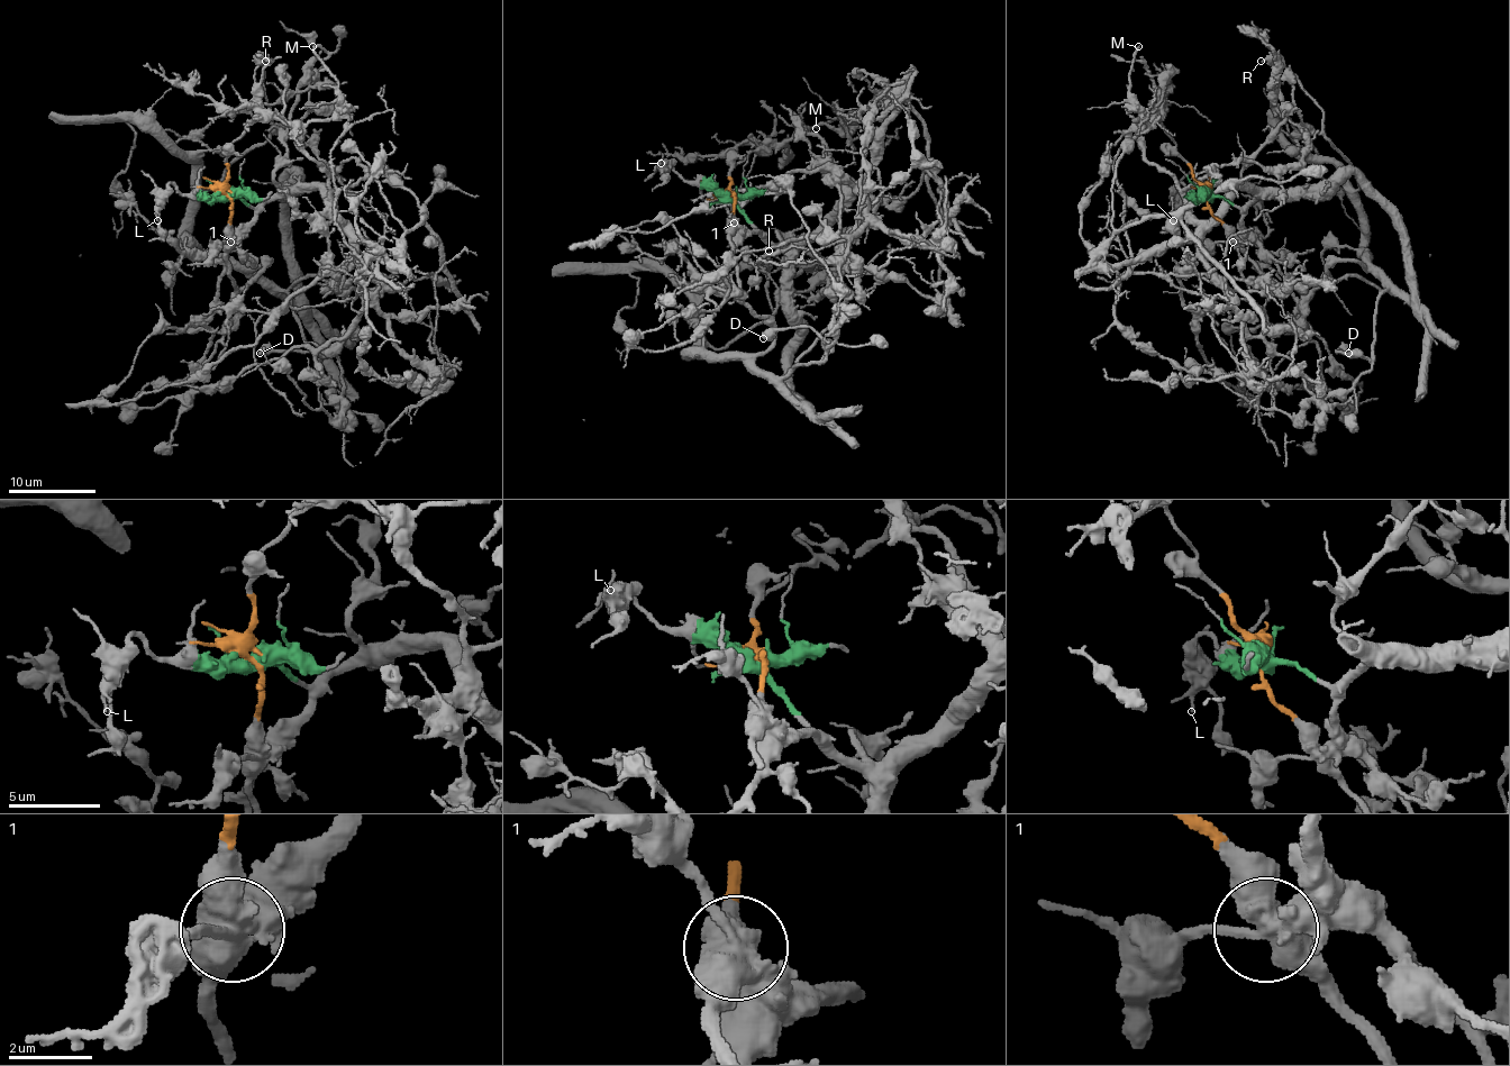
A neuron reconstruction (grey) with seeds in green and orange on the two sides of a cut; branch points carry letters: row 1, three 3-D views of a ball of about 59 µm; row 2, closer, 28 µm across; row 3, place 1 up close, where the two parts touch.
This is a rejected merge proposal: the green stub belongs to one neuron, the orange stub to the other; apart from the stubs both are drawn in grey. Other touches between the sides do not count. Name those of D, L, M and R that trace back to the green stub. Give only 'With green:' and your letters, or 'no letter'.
With green: L, M

